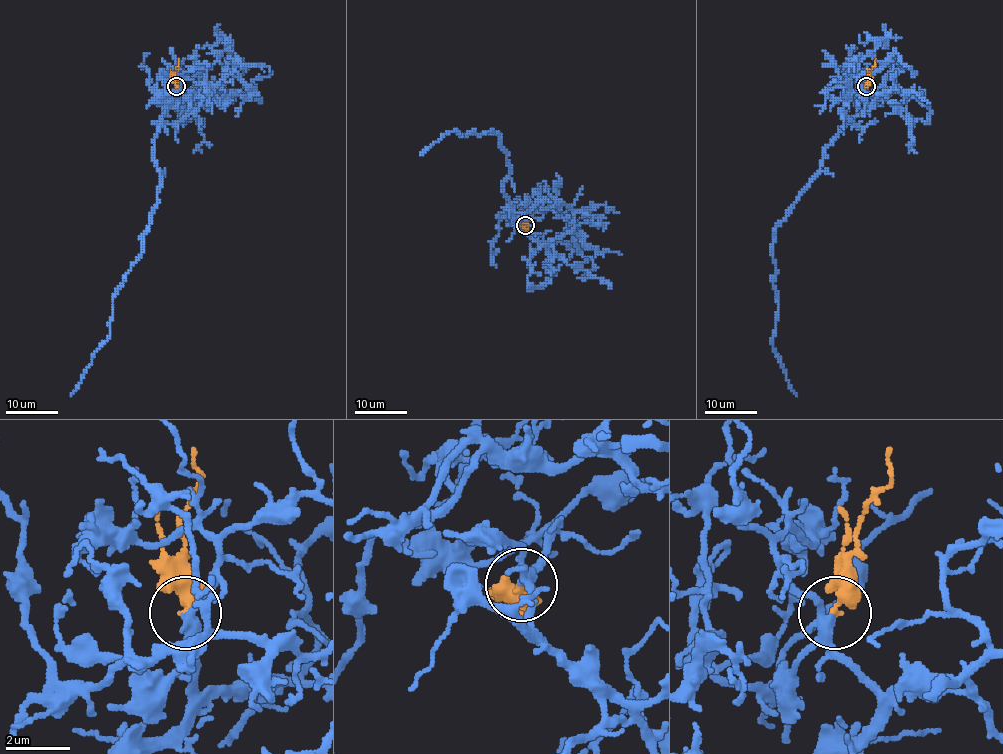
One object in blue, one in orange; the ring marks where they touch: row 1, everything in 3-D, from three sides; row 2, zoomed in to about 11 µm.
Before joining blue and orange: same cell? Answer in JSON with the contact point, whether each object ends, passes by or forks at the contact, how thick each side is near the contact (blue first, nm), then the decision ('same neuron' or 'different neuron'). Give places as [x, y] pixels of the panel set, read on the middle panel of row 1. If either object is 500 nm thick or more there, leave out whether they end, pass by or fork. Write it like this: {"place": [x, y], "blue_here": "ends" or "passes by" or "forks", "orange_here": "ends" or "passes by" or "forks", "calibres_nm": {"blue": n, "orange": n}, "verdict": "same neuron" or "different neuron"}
{"place": [525, 225], "blue_here": "forks", "orange_here": "ends", "calibres_nm": {"blue": 240, "orange": 460}, "verdict": "same neuron"}

